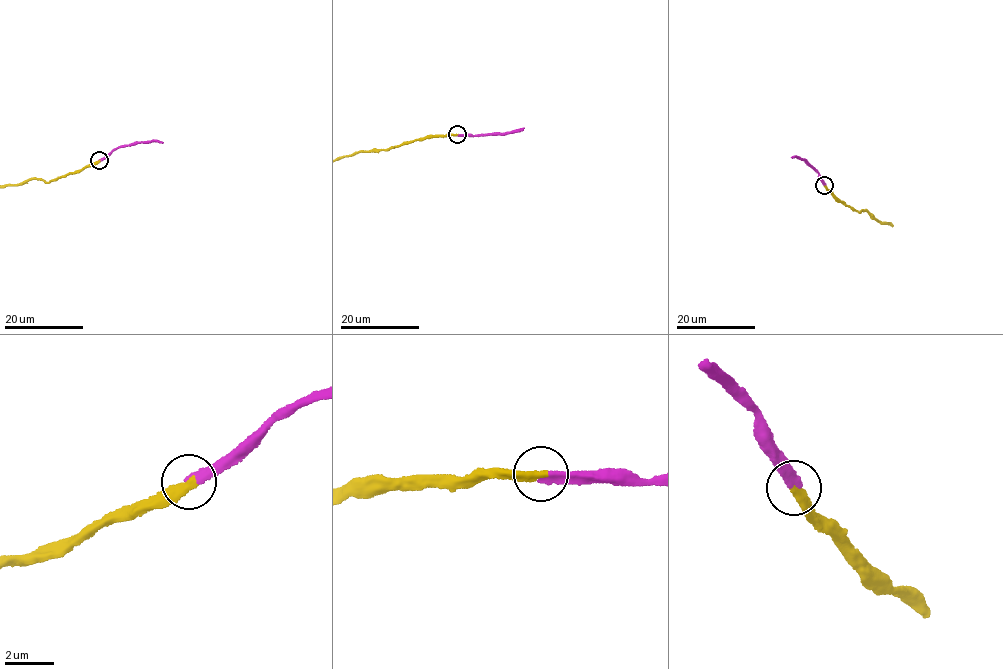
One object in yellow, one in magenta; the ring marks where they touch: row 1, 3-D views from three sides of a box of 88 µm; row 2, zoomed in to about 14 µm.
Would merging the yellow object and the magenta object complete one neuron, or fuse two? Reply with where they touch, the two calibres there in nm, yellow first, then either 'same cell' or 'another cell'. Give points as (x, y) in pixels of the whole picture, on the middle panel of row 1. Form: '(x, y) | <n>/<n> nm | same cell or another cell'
(457, 134) | 420/400 nm | same cell

